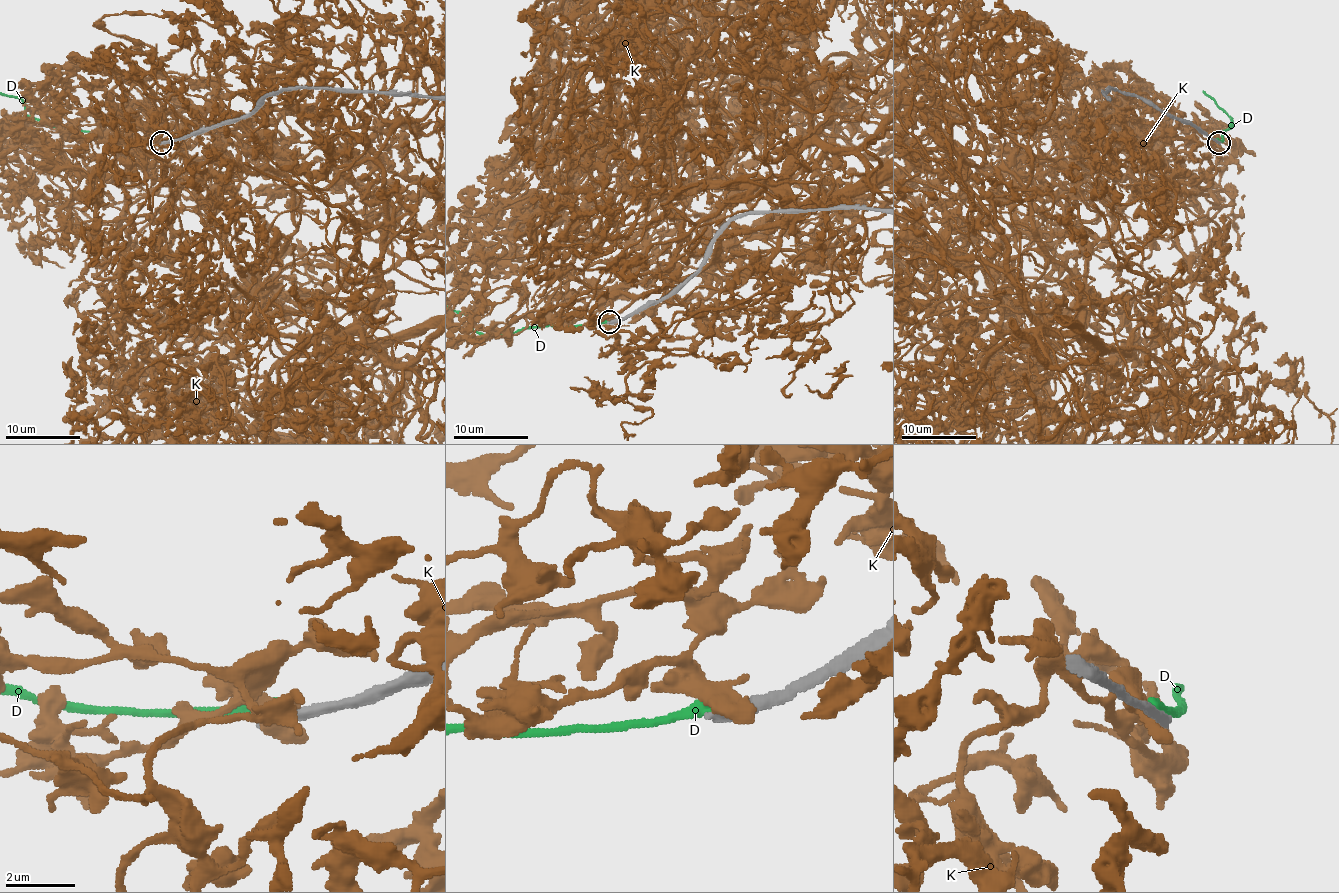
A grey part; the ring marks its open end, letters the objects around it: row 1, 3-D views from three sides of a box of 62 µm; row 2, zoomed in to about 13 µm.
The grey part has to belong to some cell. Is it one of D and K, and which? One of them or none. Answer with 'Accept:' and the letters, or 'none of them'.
Accept: none of them

